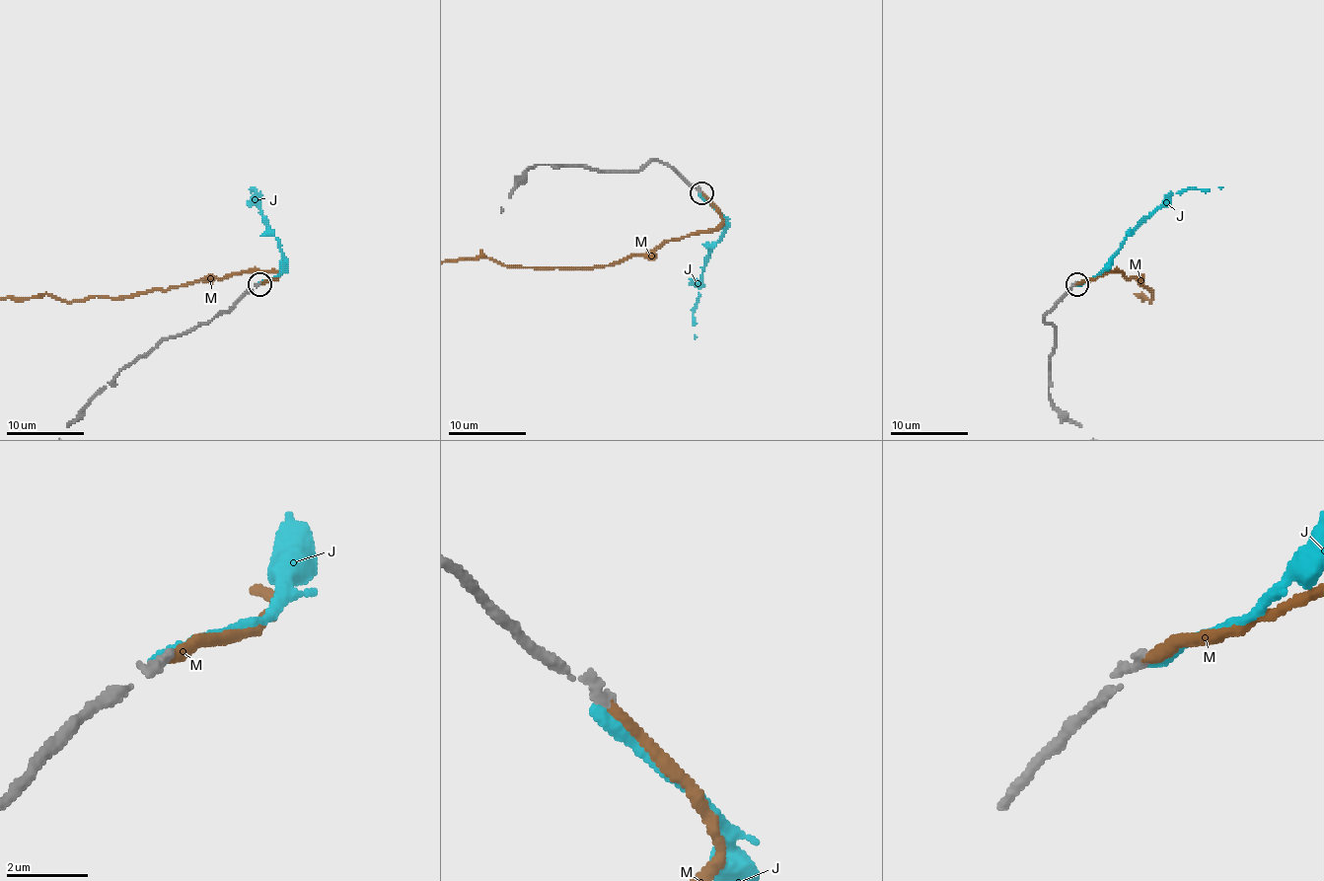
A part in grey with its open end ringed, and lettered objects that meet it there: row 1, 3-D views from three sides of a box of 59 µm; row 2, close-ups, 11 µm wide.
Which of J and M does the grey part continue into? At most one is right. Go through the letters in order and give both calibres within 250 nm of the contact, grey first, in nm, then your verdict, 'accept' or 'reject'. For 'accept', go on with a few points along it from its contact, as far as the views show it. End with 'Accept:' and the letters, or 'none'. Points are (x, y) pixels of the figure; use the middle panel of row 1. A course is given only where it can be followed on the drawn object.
J: 280 nm thick on the grey side, 360 nm on the other; reject
M: 280 nm thick on the grey side, 280 nm on the other; accept; it runs (702, 191), (721, 219), (713, 228), (671, 238), (608, 265), (530, 267), (483, 257)
Accept: M

